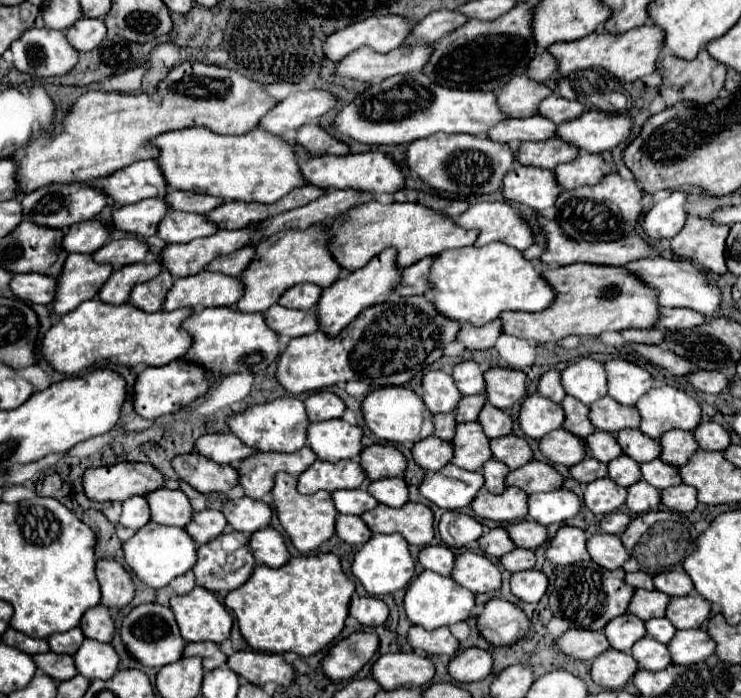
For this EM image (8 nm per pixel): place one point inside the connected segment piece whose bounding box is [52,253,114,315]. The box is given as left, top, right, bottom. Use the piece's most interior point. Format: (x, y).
(82, 278)

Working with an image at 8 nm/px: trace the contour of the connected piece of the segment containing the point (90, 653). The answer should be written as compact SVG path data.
M84 639L74 655L74 665L86 679L110 679L118 669L118 655L110 643Z

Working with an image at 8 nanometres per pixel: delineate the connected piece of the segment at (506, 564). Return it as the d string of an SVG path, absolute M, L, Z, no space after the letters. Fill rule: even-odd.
M514 549L510 553L506 553L504 557L500 557L500 563L506 571L510 573L516 573L516 571L526 571L526 569L532 569L534 567L534 551L528 551L528 549Z

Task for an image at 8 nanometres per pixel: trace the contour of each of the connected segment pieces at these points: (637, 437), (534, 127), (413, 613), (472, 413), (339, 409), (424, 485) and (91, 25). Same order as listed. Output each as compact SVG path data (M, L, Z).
M622 429L618 431L616 435L616 441L618 445L622 447L624 455L632 457L634 461L638 463L644 463L644 461L652 461L660 455L662 447L656 439L650 439L646 437L640 429Z
M534 115L528 119L510 119L490 129L488 137L492 141L502 141L510 145L524 141L546 141L556 137L556 123L542 115Z
M422 571L406 589L404 595L404 611L410 623L420 625L424 629L438 629L444 625L454 625L464 621L474 607L472 591L460 587L452 577L438 575L434 571Z
M470 395L470 397L462 397L454 415L456 415L456 423L466 423L466 421L476 421L480 409L486 403L486 395Z
M318 391L314 395L310 395L306 401L306 413L310 421L324 421L324 419L336 419L342 417L346 405L344 401L334 395L332 391Z
M448 463L440 471L428 473L420 483L420 493L442 509L464 509L472 503L478 489L484 485L482 473L458 469Z
M78 19L68 31L66 39L76 51L92 51L100 45L106 35L106 25L102 19Z

